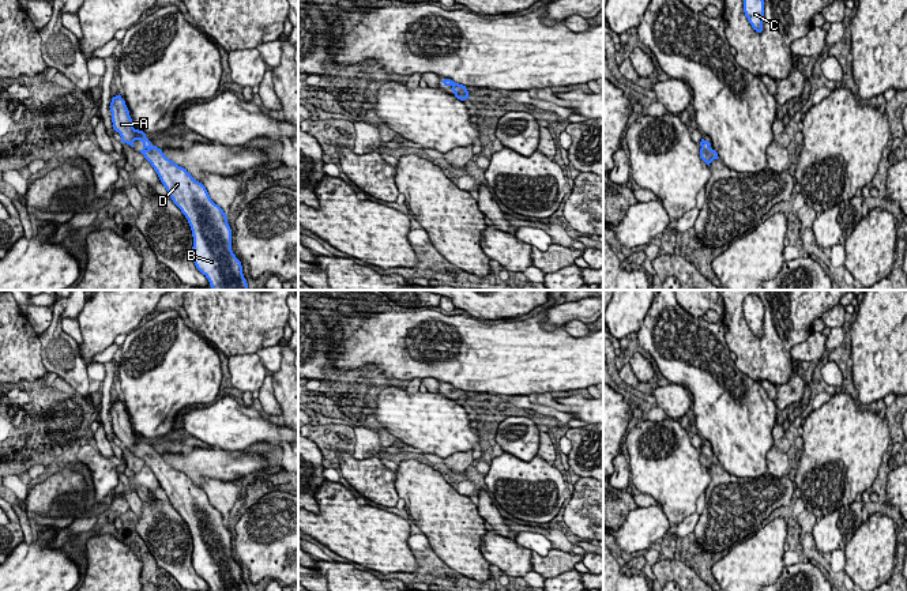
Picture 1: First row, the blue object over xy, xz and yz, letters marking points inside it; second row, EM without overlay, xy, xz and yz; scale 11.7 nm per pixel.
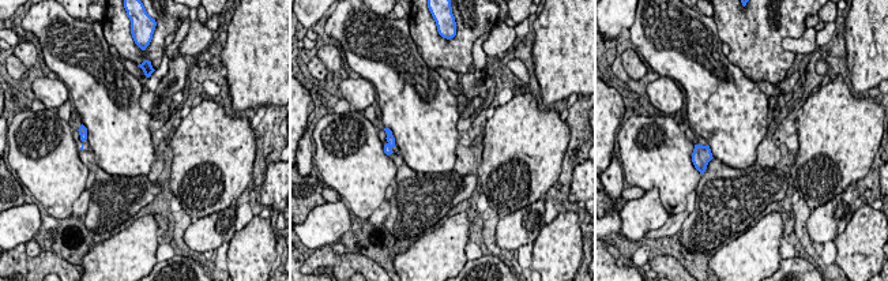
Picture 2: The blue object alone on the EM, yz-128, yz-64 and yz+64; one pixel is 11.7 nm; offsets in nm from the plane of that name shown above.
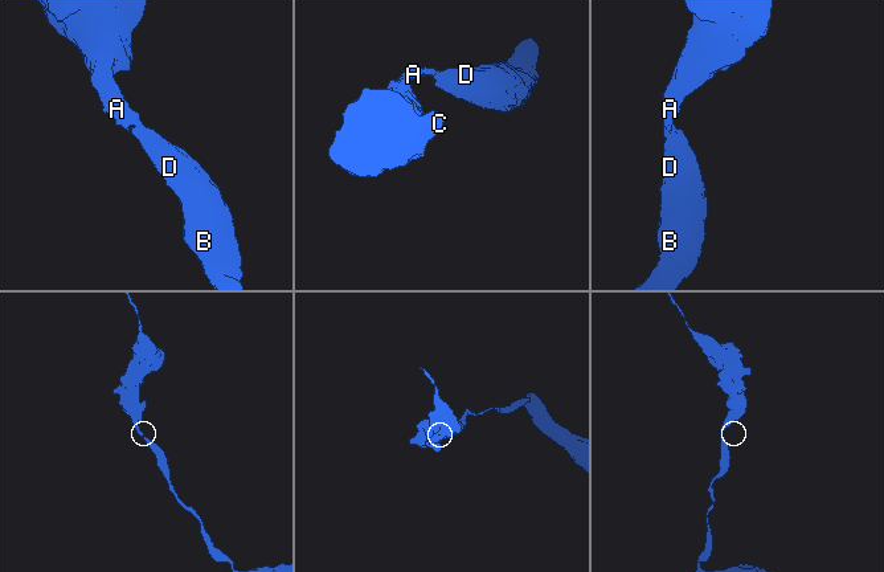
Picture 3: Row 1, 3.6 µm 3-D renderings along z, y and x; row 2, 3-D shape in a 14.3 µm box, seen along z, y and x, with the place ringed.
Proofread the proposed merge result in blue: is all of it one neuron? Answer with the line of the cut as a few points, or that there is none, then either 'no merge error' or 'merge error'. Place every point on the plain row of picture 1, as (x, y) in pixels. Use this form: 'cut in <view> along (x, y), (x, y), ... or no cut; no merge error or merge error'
no cut; no merge error

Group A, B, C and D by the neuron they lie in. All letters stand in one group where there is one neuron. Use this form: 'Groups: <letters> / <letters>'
Groups: A B C D

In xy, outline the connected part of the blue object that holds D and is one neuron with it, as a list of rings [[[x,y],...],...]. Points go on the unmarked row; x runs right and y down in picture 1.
[[[120,399],[112,403],[109,413],[113,434],[120,438],[121,447],[131,452],[135,452],[135,445],[143,448],[139,456],[151,468],[173,508],[188,524],[193,542],[192,565],[210,591],[248,591],[241,566],[232,556],[227,522],[211,505],[206,492],[187,474],[166,463],[143,436],[133,433],[129,415]]]

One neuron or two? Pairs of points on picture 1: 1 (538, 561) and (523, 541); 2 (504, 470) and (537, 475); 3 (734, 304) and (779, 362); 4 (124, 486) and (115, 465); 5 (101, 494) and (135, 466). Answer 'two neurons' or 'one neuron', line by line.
1: two neurons
2: one neuron
3: one neuron
4: two neurons
5: two neurons

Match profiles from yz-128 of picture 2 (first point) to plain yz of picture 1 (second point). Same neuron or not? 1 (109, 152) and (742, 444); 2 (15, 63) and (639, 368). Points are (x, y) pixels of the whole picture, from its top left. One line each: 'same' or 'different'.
1: same
2: different

